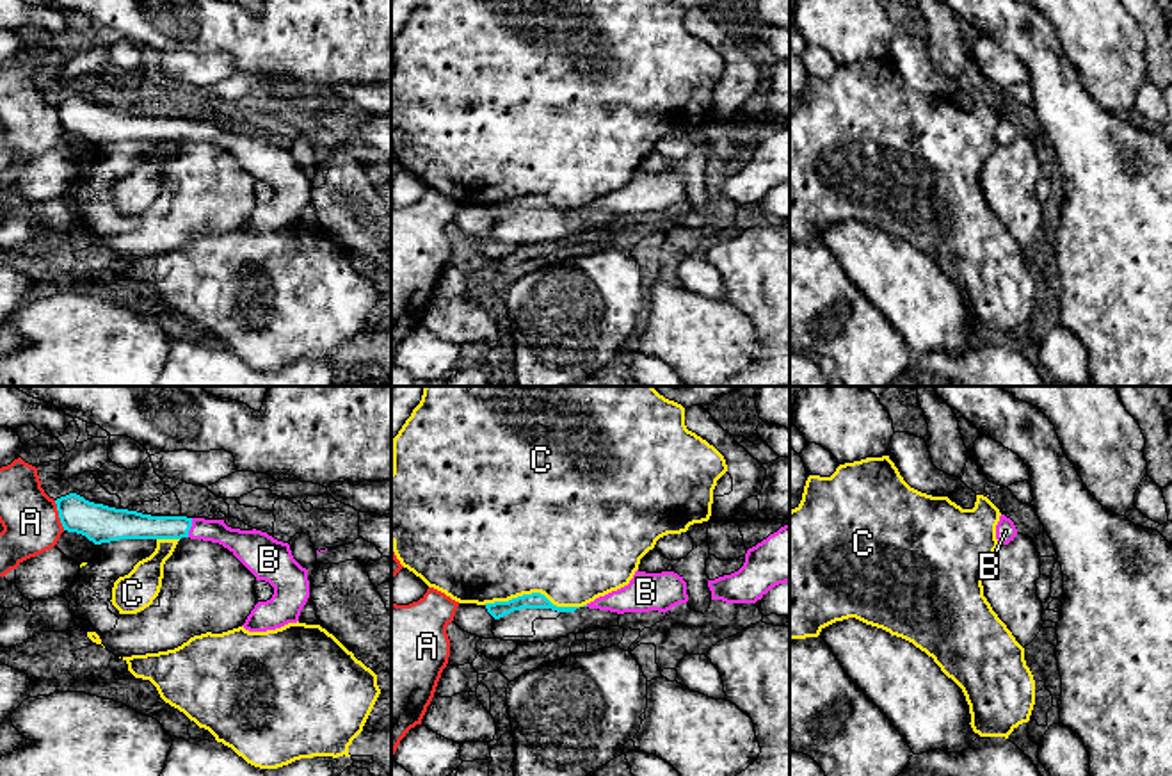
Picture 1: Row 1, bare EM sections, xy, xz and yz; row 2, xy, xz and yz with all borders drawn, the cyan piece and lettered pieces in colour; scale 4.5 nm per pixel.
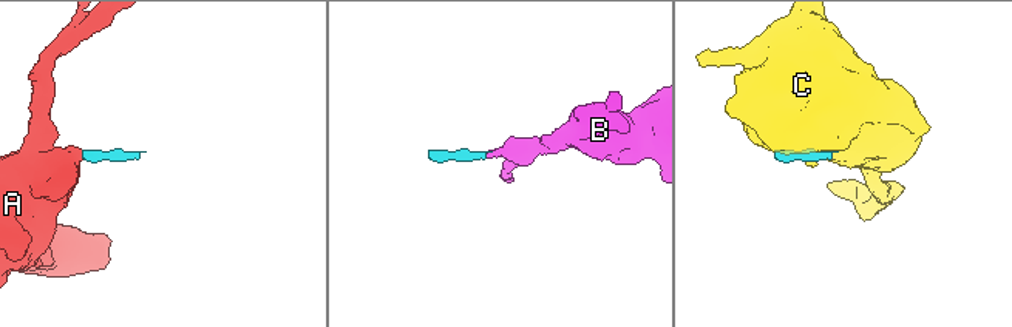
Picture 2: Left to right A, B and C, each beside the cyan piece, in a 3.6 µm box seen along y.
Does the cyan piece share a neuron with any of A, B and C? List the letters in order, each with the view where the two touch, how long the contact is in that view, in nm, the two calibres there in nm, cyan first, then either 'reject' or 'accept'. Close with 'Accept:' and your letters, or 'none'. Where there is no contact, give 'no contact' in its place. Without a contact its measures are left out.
A: xy | 140 nm | 180/260 nm | reject
B: xy | 90 nm | 130/120 nm | accept
C: xz | 440 nm | 80/500 nm | reject
Accept: B

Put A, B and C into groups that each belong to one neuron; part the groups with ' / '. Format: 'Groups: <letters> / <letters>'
Groups: A / B / C

